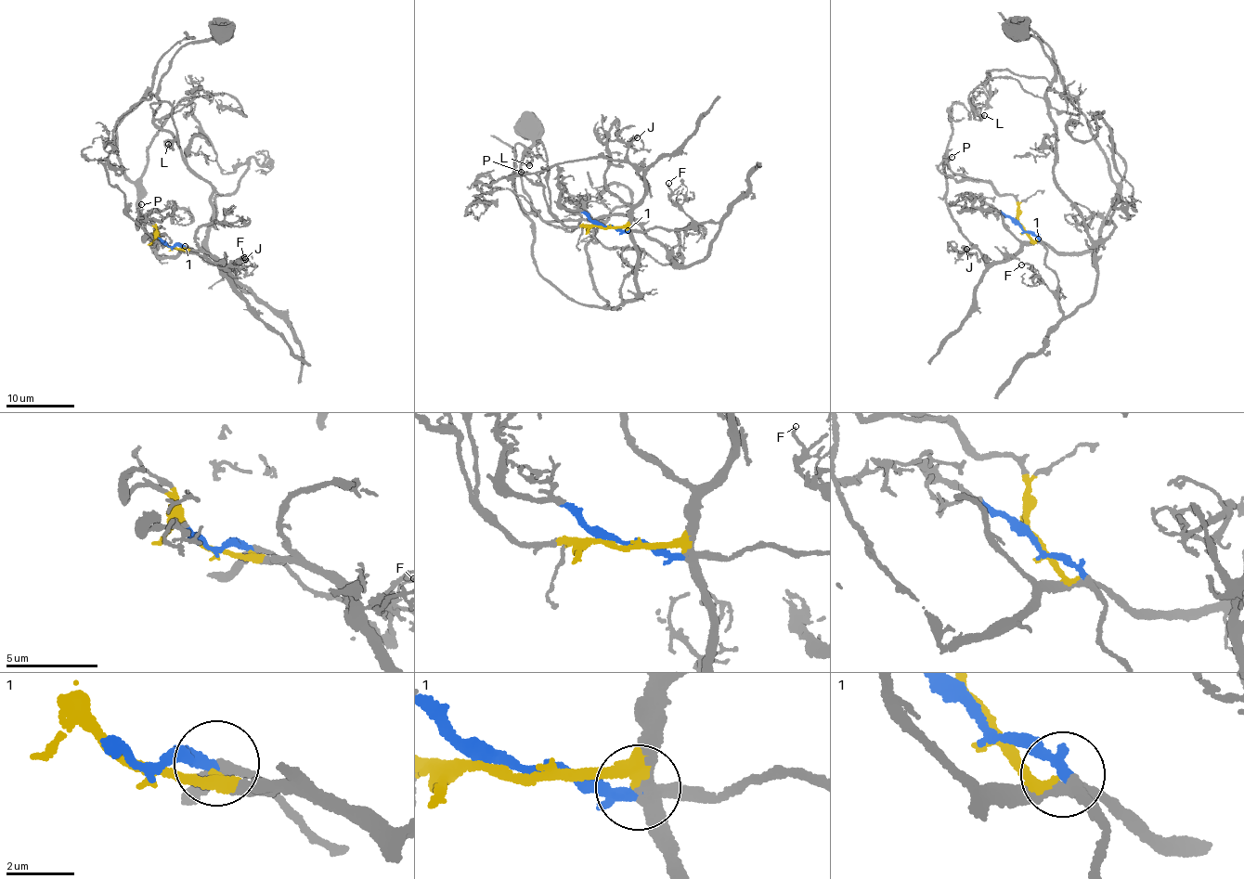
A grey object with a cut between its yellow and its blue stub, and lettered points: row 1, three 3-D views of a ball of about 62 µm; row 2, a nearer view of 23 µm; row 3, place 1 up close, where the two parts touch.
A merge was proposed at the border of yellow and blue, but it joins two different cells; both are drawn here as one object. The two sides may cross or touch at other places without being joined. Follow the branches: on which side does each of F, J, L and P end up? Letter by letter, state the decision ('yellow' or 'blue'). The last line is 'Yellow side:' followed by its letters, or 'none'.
F: blue
J: yellow
L: blue
P: yellow
Yellow side: J, P

